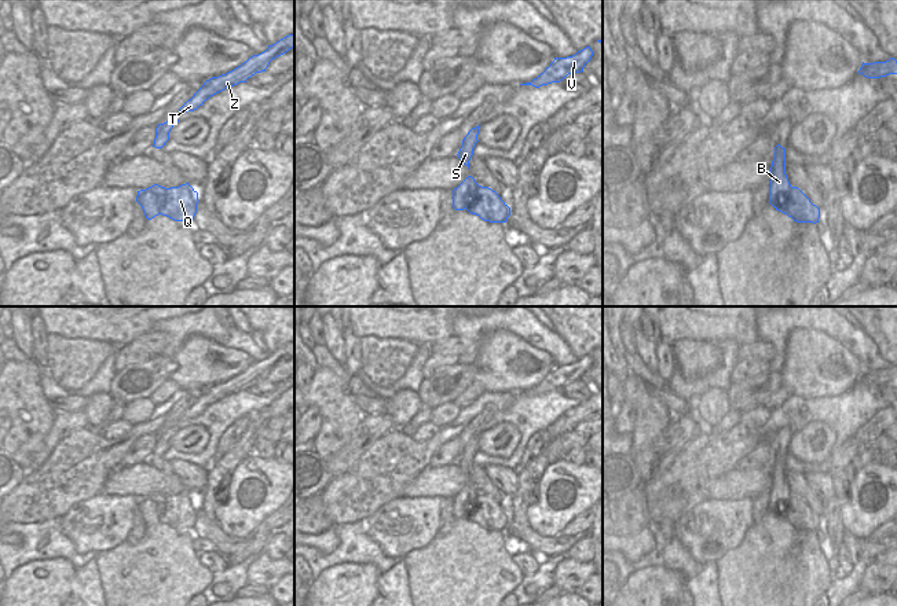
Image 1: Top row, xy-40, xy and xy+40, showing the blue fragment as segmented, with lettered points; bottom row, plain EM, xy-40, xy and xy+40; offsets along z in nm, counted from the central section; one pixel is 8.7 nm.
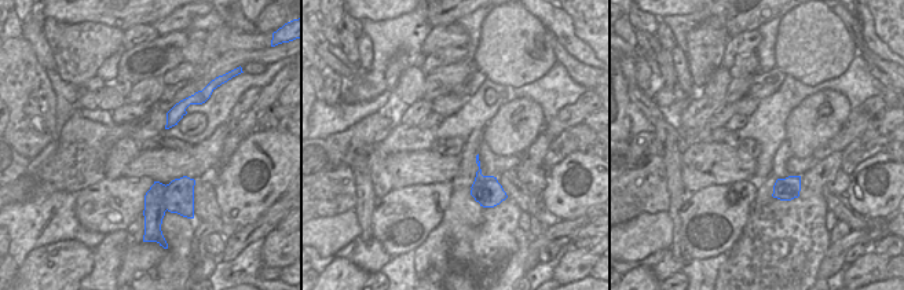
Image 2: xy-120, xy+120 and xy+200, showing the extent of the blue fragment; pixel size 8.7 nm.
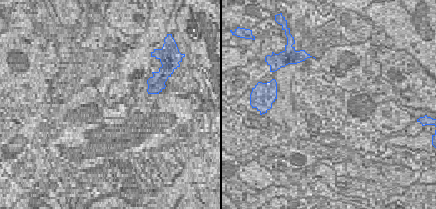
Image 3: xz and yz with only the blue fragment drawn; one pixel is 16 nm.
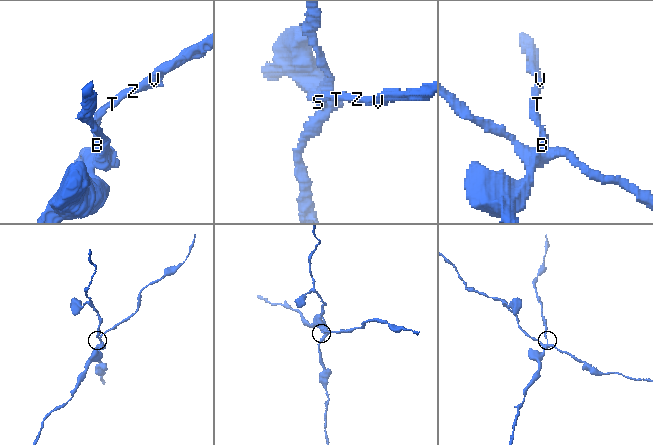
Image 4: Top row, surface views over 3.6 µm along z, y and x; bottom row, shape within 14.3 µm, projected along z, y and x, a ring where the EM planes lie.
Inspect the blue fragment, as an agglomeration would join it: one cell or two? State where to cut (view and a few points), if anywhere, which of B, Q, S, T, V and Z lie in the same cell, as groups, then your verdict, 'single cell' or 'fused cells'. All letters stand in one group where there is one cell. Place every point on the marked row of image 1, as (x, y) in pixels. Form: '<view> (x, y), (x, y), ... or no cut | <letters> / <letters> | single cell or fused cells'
xy+40 (790, 186), (779, 194), (775, 206) | B S T V Z / Q | fused cells

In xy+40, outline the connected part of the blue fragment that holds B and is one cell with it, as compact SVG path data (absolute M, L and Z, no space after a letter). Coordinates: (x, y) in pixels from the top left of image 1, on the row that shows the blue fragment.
M780 144L775 147L775 158L770 166L769 203L776 207L776 199L780 192L787 192L791 184L786 175L786 148Z

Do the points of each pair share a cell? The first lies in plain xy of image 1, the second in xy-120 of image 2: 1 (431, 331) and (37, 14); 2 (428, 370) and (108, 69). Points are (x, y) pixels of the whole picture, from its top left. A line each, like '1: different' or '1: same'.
1: different
2: different

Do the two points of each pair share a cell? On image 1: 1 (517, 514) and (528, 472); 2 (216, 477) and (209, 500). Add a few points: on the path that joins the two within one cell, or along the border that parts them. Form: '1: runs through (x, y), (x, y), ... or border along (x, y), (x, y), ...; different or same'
1: runs through (519, 503), (528, 492), (528, 483); same
2: runs through (216, 483), (212, 488), (212, 495); same

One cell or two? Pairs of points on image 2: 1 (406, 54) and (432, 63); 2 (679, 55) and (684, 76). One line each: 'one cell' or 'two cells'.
1: two cells
2: one cell

